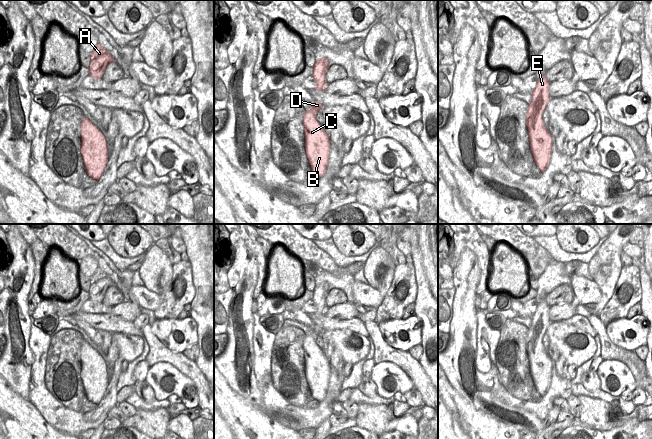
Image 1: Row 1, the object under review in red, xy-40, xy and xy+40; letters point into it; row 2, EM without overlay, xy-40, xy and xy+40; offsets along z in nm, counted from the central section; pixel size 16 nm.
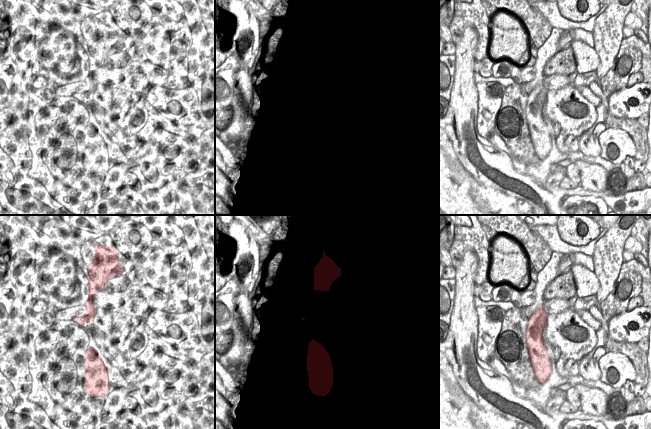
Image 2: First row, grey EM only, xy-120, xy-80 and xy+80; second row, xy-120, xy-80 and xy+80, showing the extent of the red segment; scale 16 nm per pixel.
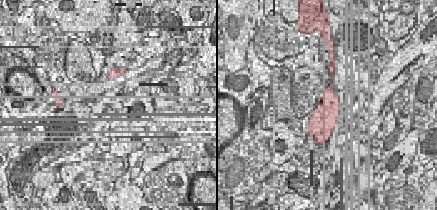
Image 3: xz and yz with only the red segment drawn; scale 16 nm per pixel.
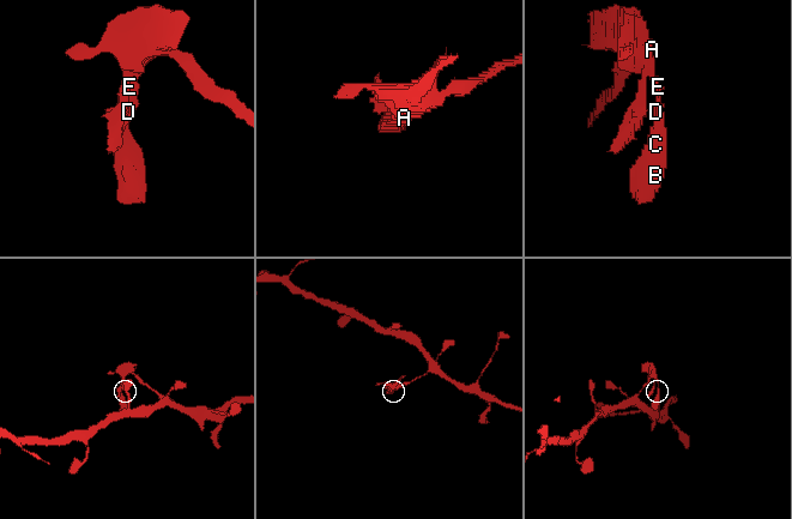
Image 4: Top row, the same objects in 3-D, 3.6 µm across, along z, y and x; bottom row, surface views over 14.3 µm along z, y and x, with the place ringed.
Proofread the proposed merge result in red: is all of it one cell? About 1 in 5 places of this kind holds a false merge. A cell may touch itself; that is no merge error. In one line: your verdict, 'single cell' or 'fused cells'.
single cell

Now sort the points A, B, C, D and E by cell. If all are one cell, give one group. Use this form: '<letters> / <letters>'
A B C D E

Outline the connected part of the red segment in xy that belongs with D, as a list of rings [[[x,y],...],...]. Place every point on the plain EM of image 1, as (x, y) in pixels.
[[[314,324],[309,331],[308,335],[305,334],[303,342],[305,377],[312,397],[321,402],[326,396],[330,379],[329,359],[316,343],[318,335],[323,331],[322,328]]]

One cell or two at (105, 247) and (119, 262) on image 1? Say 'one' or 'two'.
one

